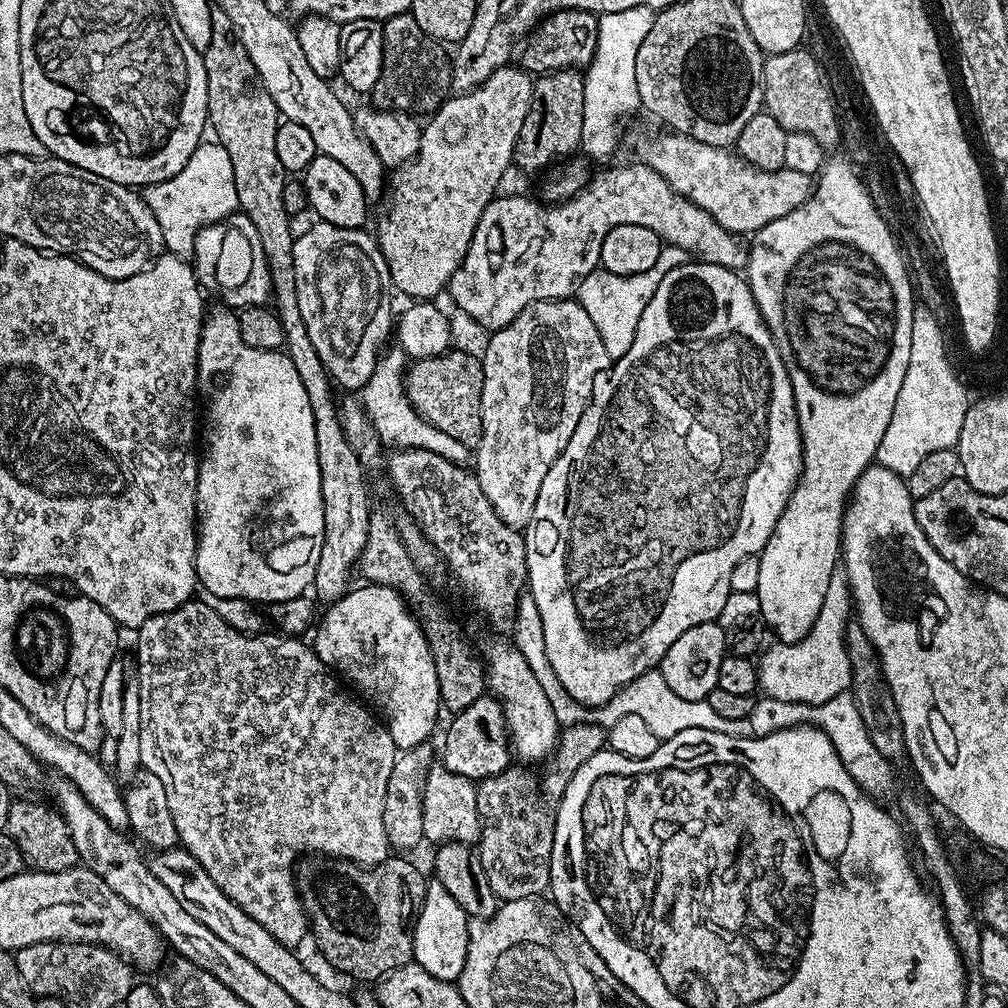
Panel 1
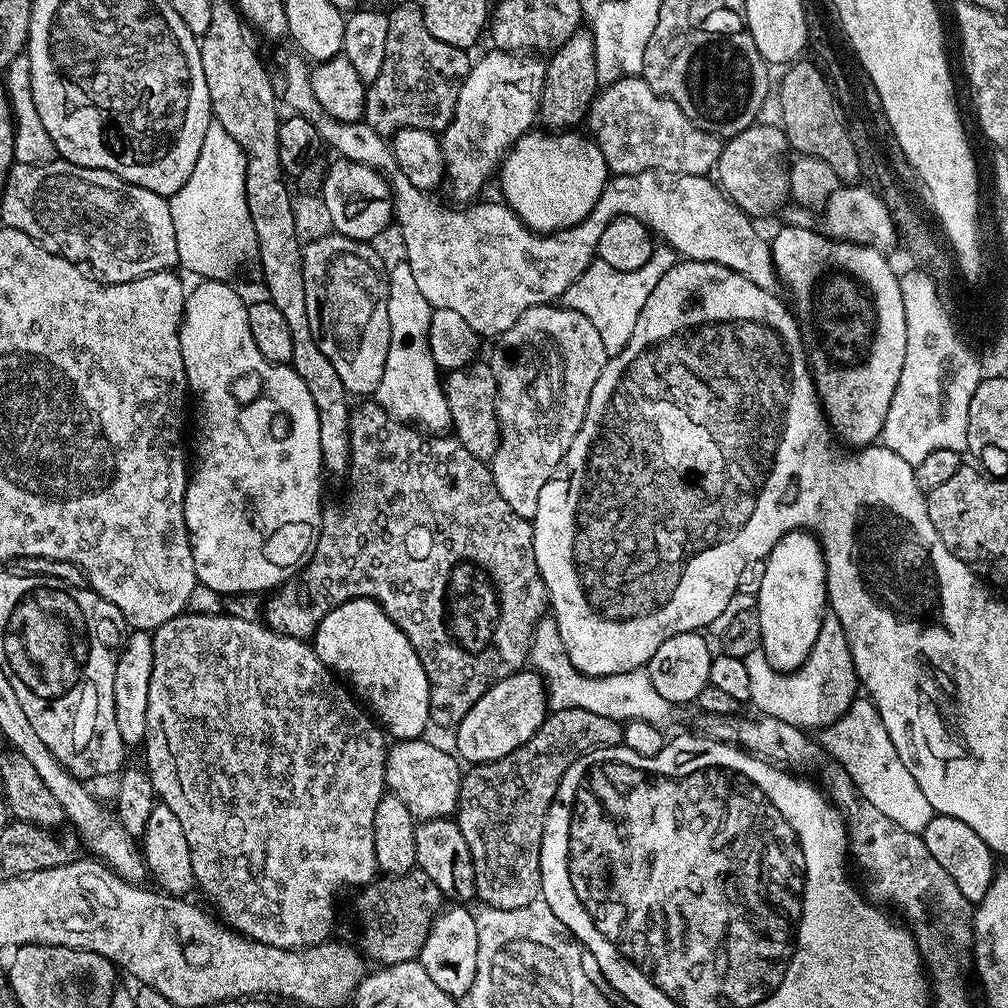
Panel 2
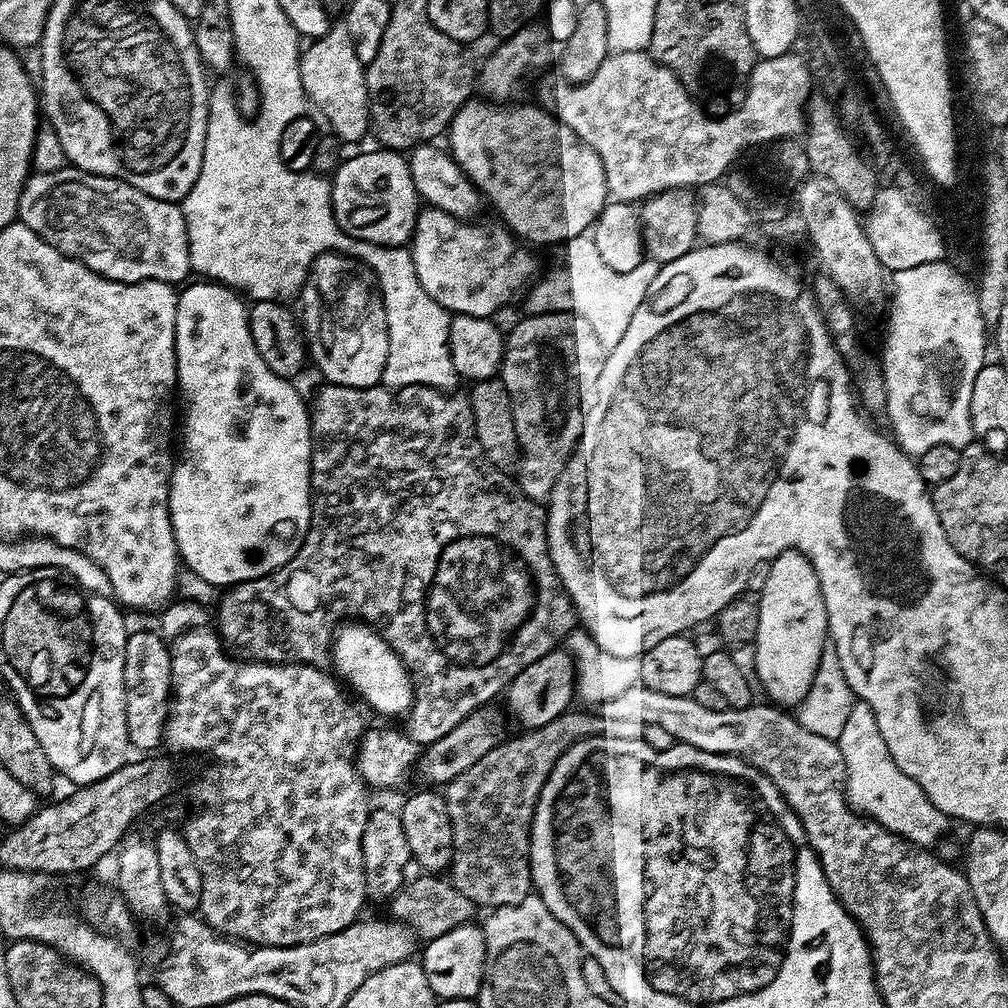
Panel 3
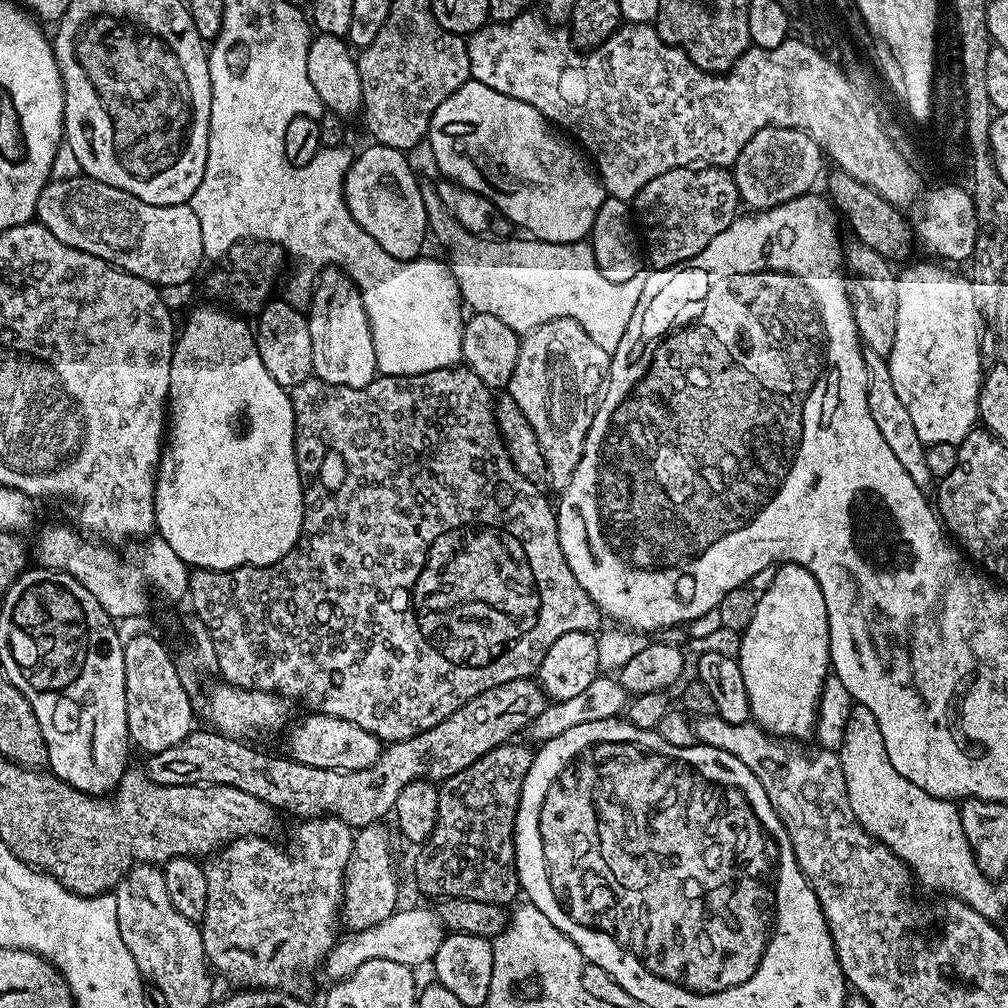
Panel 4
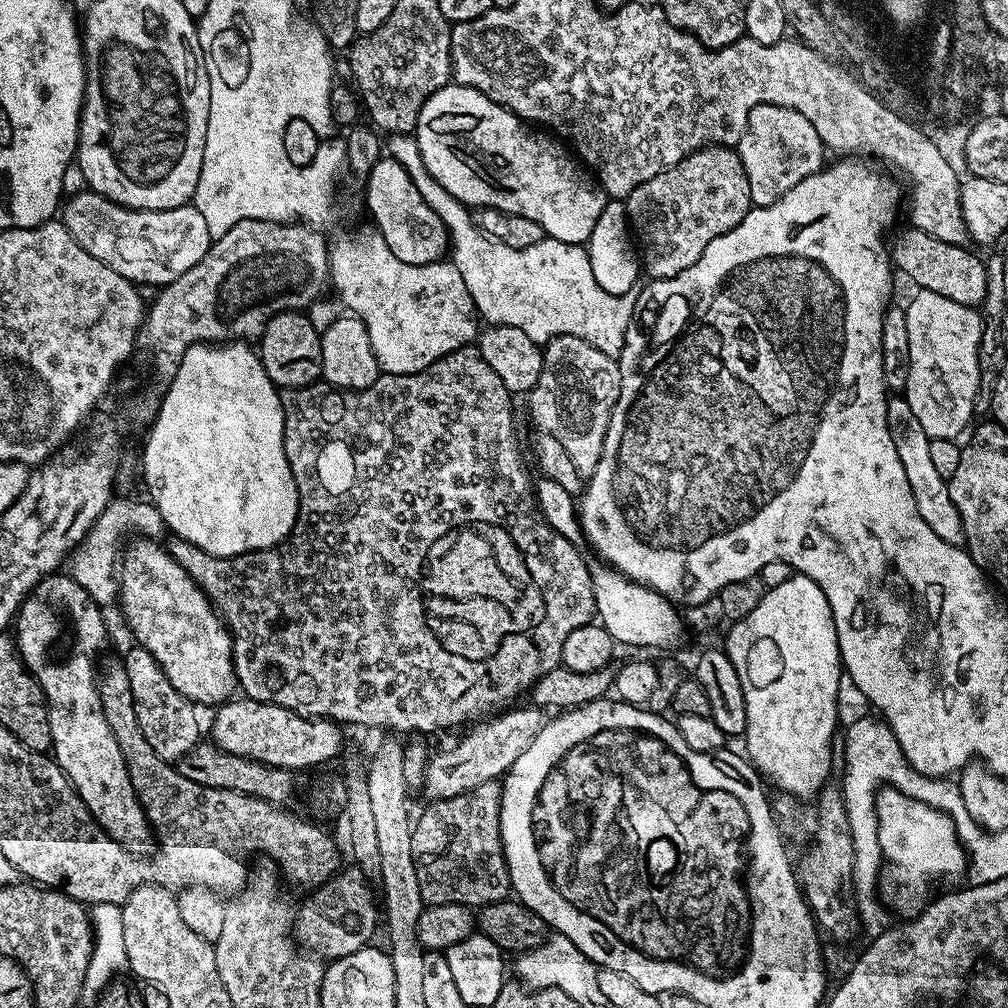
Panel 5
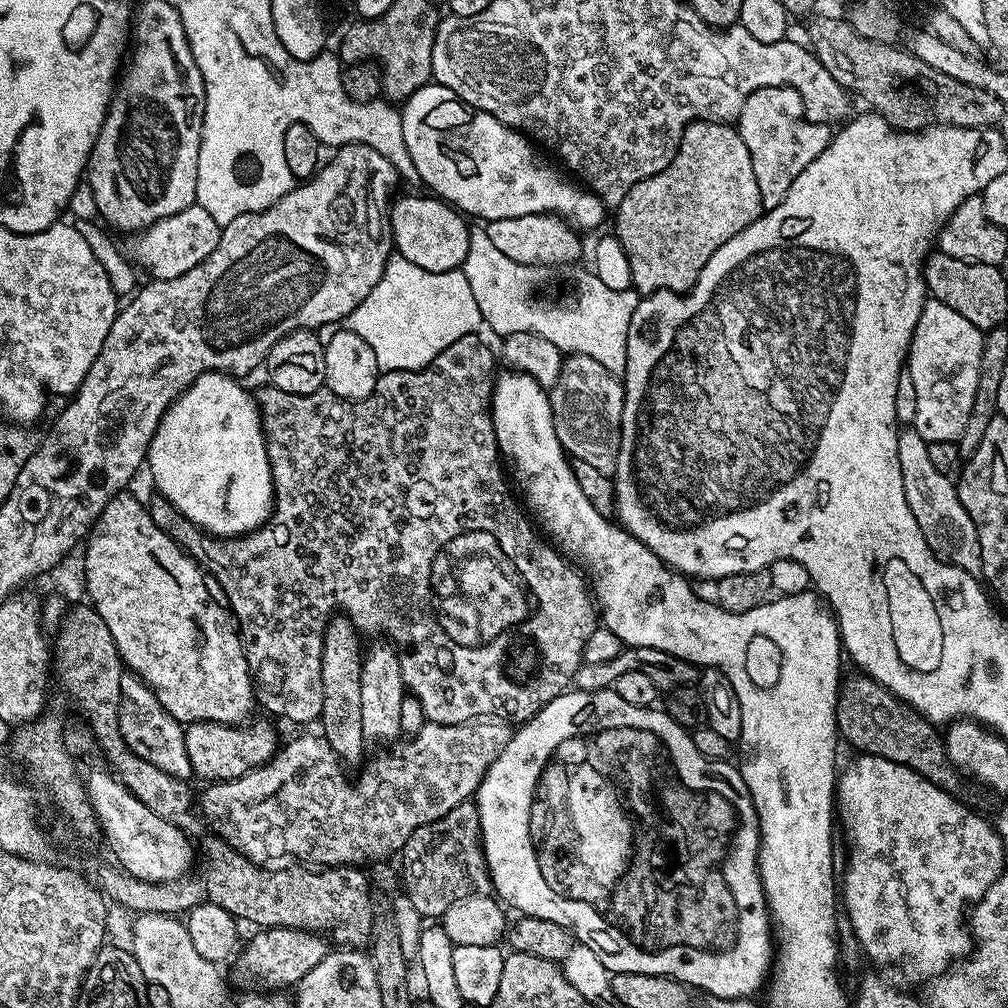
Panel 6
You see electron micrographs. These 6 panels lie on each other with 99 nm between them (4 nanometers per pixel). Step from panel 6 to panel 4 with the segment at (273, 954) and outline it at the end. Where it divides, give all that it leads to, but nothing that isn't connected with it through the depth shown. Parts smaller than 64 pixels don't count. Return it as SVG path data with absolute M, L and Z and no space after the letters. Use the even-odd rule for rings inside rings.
M383 823L359 829L352 837L350 862L344 867L344 903L342 924L352 932L361 932L378 922L386 922L401 903L396 882L396 864L392 861L392 840Z

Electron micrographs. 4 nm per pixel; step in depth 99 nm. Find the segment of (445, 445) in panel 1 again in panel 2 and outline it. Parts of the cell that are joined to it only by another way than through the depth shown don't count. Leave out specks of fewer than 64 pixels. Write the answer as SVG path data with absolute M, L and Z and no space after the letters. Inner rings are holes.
M399 263L391 265L388 277L388 313L392 341L386 354L386 370L382 370L382 382L378 382L374 400L395 419L411 422L432 434L444 434L452 428L452 419L444 397L444 386L428 345L428 331L434 309L426 302L426 298L422 298L422 290L418 290L418 286L414 283L414 274L410 274L408 263Z

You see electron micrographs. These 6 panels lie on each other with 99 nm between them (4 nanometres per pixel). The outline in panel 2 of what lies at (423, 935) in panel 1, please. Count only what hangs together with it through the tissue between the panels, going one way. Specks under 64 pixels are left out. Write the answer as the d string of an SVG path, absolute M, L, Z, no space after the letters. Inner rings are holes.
M448 906L441 911L440 915L437 916L436 921L432 924L432 929L430 930L430 934L426 938L426 942L422 946L422 950L420 951L420 955L418 957L420 965L426 970L426 974L430 974L430 979L434 981L440 987L441 990L446 990L446 994L450 994L453 998L461 998L460 996L467 997L472 990L472 983L474 982L474 974L476 973L476 967L478 966L478 926L476 925L476 917L470 911L467 912L467 907L464 906Z

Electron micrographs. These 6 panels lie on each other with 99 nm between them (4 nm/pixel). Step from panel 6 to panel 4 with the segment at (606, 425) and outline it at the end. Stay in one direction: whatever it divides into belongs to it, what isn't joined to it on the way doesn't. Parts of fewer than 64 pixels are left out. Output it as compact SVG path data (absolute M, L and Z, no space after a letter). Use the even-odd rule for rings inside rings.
M554 318L532 332L523 333L516 369L506 392L514 398L514 402L518 402L518 410L526 414L526 422L530 422L544 455L547 479L557 480L557 485L567 484L578 466L586 434L594 422L596 406L600 403L606 384L609 363L610 354L602 350L602 346L598 346L598 342L594 342L594 338L590 338L590 334L586 334L586 330L574 322L574 318Z

